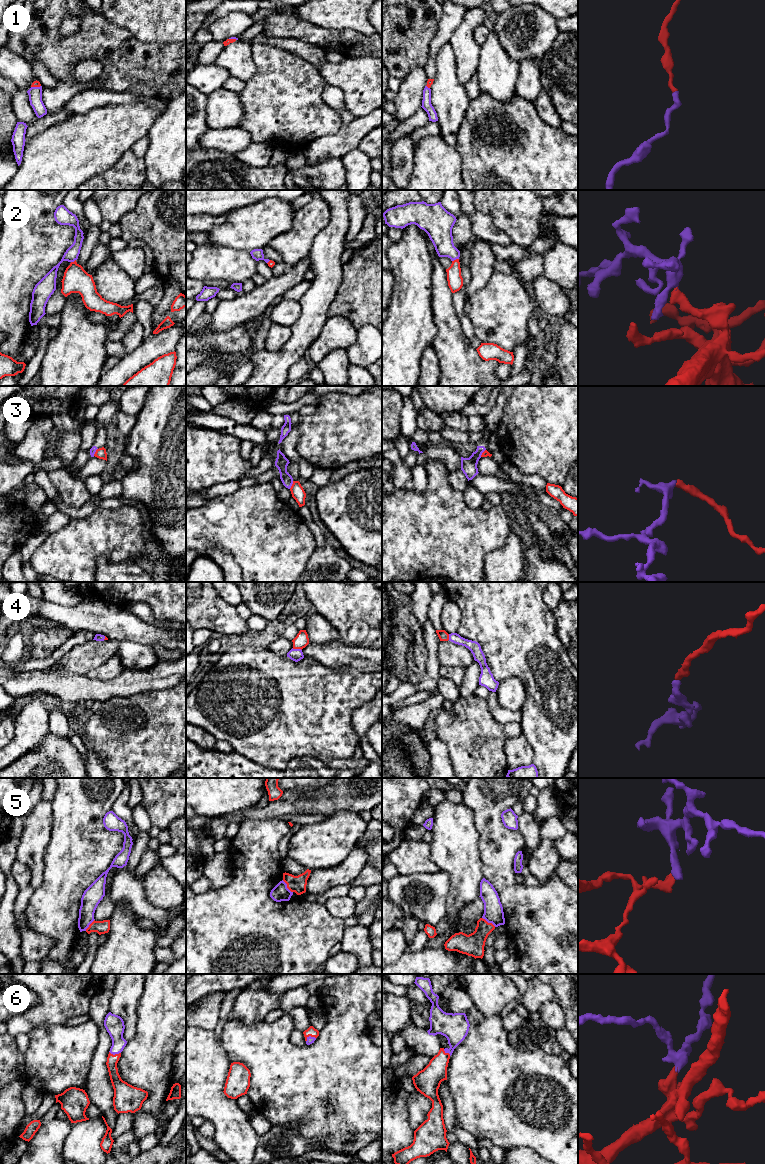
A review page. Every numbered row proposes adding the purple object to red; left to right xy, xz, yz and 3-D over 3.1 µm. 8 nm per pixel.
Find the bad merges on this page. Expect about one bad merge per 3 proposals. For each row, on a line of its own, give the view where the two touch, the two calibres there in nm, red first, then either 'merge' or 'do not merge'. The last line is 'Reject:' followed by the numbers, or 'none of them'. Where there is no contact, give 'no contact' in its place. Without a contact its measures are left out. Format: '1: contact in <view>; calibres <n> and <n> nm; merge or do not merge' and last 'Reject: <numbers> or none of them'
1: contact in xy; calibres 50 and 110 nm; merge
2: contact in yz; calibres 130 and 190 nm; merge
3: contact in xz; calibres 110 and 100 nm; do not merge
4: contact in xz; calibres 110 and 100 nm; merge
5: contact in xz; calibres 140 and 140 nm; do not merge
6: contact in xz; calibres 80 and 60 nm; merge
Reject: 3, 5

